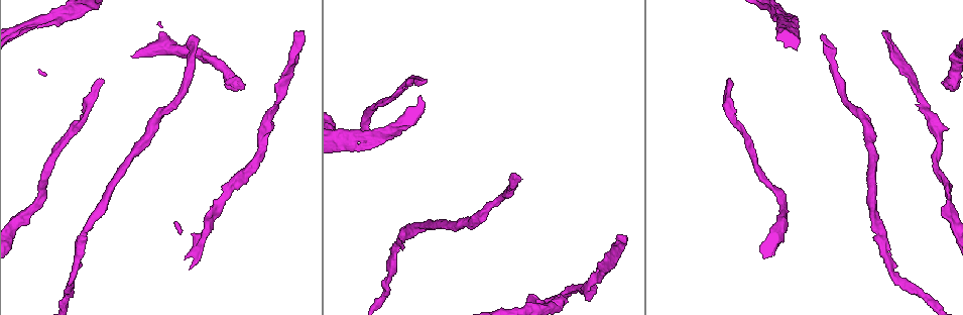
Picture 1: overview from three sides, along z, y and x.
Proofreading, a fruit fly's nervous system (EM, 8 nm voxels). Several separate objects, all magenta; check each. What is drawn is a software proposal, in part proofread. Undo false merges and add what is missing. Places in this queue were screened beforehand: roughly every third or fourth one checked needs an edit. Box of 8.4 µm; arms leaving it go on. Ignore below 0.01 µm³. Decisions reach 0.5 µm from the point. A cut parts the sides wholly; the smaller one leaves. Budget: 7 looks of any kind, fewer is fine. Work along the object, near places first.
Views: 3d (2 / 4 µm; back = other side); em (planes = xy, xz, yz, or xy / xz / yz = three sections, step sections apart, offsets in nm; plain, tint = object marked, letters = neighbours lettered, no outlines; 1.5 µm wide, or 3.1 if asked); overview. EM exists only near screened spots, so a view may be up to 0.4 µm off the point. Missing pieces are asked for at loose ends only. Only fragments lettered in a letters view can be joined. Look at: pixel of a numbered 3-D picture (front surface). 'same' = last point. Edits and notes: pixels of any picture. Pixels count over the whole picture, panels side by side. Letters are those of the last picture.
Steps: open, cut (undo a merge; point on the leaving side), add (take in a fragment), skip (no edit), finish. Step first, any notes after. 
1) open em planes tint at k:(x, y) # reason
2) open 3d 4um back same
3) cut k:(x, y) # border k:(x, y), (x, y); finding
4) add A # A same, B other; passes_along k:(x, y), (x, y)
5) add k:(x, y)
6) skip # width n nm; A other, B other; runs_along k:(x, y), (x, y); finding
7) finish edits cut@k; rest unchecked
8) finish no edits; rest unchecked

open em planes tint at 1:(425, 81) # end of a long branch

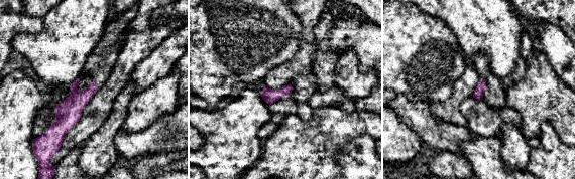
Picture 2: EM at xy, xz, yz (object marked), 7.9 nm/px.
open em planes letters same # what lies round it

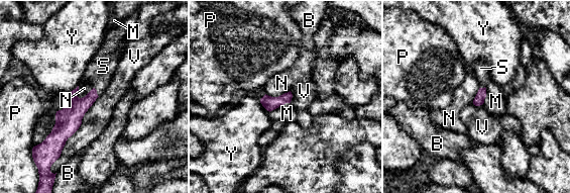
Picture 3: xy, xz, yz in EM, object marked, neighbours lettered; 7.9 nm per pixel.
add S # width 80 nm; B other, M other, N other, P other, S same, V other, Y other; passes_along 3:(73, 113), (96, 92), (99, 72); the cell continues

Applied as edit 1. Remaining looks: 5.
open overview # see it whole again

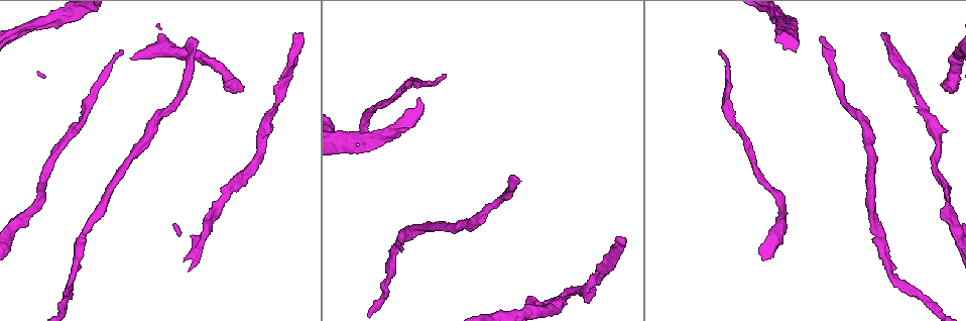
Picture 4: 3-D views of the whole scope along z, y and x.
open em planes tint at 4:(794, 28) # branch stops here

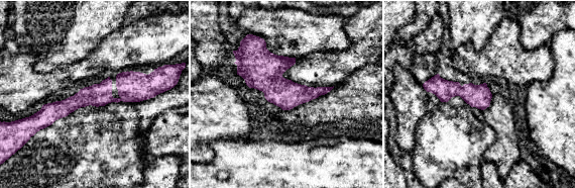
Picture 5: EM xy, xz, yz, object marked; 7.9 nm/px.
open em planes letters same

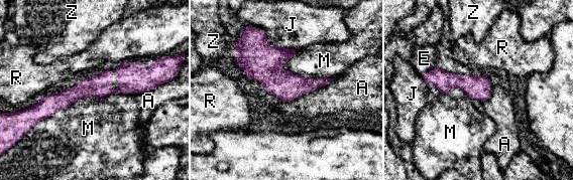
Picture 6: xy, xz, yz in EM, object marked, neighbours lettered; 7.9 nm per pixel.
skip # A other, E other, J other, M other, R other, Z other; runs_along 6:(158, 79), (110, 74), (41, 104); no lettered fragment goes on from it

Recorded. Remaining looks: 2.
open em yz step 4 letters at 4:(617, 238) # an open end

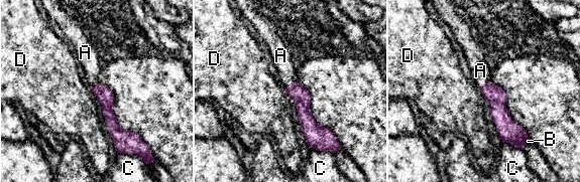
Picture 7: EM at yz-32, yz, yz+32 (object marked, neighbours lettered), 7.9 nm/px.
add A # A same, B other, C other, D other; it goes on there

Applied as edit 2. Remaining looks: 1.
finish edits add@3, add@7; rest unchecked

